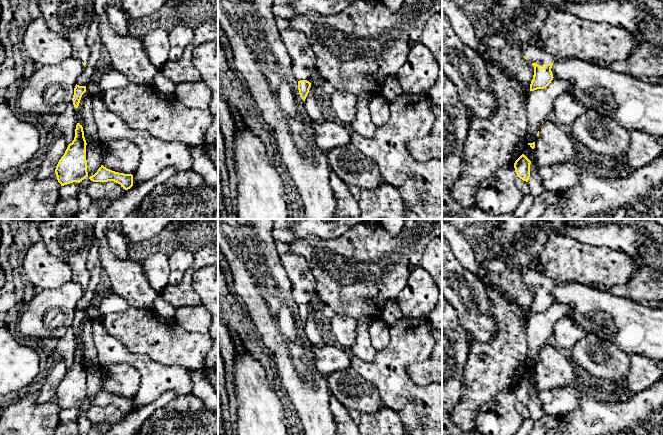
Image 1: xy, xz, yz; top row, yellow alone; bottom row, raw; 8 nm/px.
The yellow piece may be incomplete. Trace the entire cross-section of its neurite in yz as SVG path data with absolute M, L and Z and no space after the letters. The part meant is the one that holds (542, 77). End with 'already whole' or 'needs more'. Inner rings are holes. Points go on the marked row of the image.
M499 0L491 11L501 24L497 35L505 36L510 41L517 43L522 49L524 58L534 66L530 91L546 88L554 78L551 71L554 58L535 45L532 45L529 42L531 35L541 32L548 15L558 10L558 7L566 1L587 2L604 0Z; needs more

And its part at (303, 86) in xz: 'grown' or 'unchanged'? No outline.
unchanged

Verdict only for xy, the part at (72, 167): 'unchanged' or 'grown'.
unchanged

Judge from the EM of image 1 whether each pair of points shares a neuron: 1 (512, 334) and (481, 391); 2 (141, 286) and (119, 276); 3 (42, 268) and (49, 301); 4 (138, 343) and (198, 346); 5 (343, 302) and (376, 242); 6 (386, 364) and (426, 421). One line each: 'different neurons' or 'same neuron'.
1: same neuron
2: same neuron
3: different neurons
4: same neuron
5: same neuron
6: same neuron

